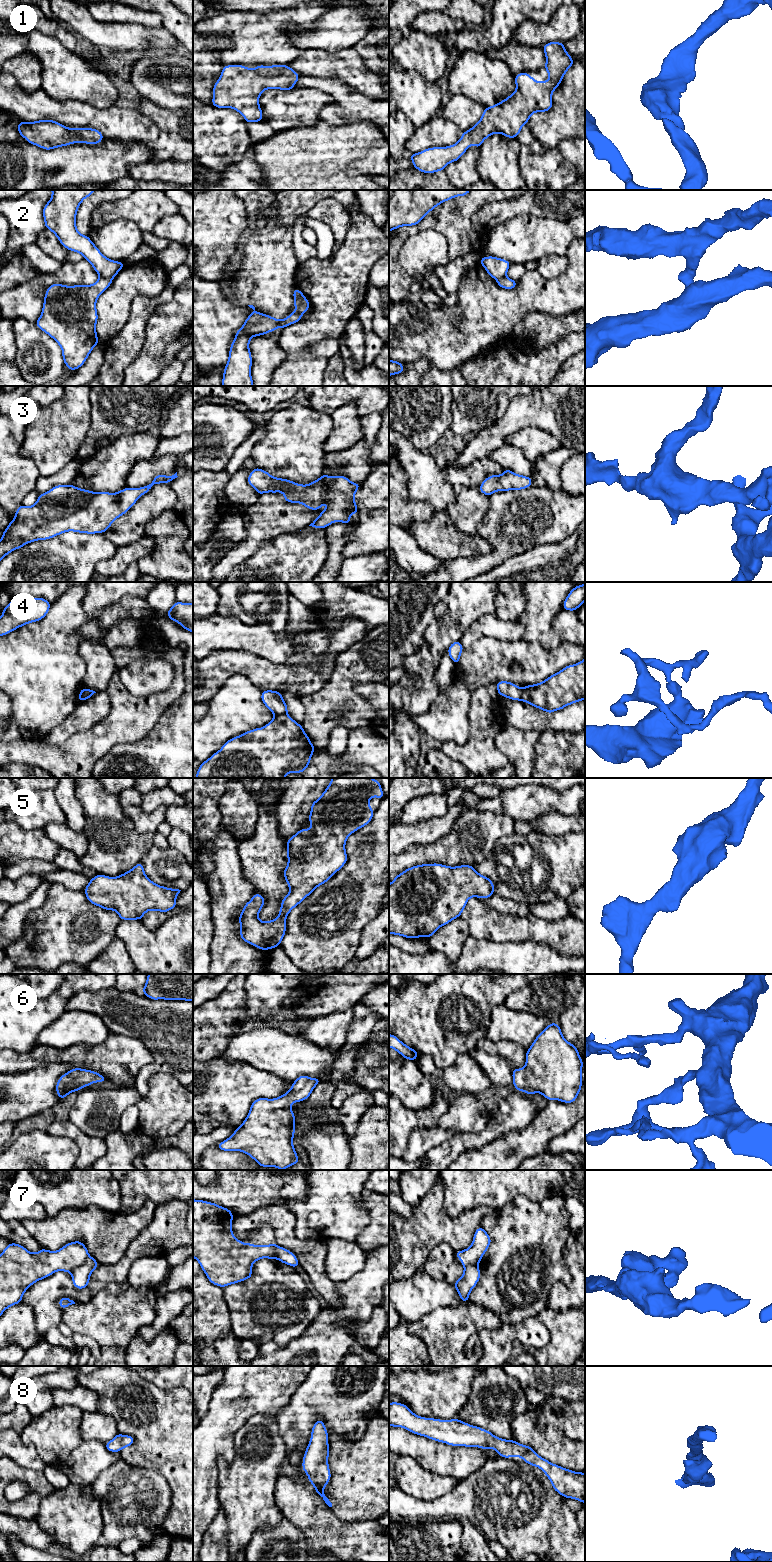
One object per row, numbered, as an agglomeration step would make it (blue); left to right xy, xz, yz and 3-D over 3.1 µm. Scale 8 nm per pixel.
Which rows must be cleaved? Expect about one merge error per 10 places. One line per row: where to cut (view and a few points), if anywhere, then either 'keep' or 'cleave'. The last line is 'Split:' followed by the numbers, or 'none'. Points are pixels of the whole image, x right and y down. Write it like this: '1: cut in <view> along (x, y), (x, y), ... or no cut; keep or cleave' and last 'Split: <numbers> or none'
1: no cut; keep
2: cut in xz along (294, 298), (307, 301); cleave
3: no cut; keep
4: cut in xy along (86, 688), (84, 699); cleave
5: no cut; keep
6: no cut; keep
7: cut in xy along (88, 1255), (81, 1264), (70, 1272); cleave
8: no cut; keep
Split: 2, 4, 7

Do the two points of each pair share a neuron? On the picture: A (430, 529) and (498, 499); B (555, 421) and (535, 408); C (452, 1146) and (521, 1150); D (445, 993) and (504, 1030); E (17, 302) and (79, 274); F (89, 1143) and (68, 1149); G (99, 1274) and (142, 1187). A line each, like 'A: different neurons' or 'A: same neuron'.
A: different neurons
B: same neuron
C: different neurons
D: different neurons
E: same neuron
F: different neurons
G: different neurons

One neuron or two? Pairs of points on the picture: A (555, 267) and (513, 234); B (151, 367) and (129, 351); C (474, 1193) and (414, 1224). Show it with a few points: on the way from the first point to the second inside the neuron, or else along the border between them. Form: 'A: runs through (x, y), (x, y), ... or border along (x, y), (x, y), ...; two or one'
A: border along (565, 254), (543, 255), (537, 261); two
B: border along (145, 334), (141, 351), (125, 369), (123, 375); two
C: border along (442, 1185), (442, 1209), (451, 1217), (465, 1212); two

